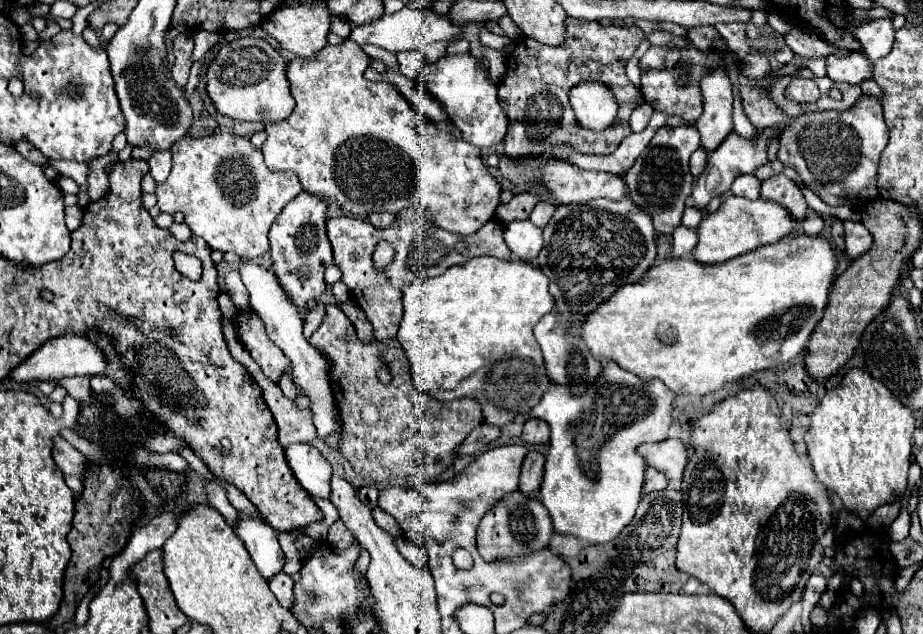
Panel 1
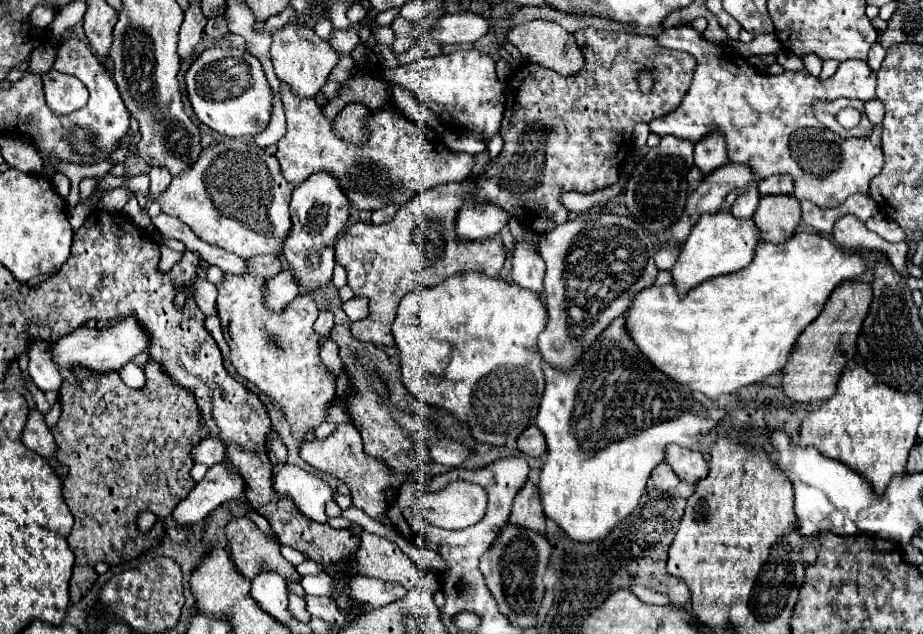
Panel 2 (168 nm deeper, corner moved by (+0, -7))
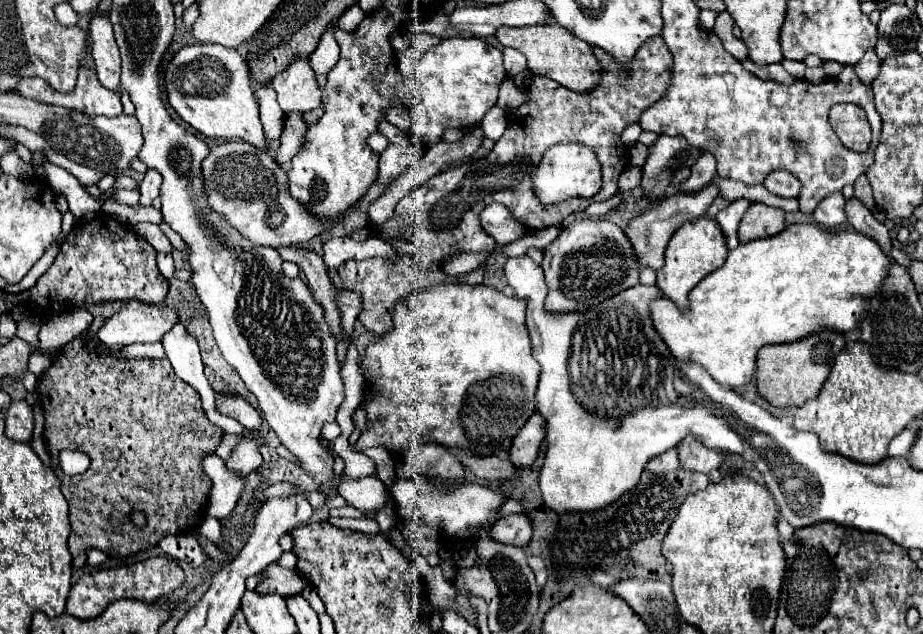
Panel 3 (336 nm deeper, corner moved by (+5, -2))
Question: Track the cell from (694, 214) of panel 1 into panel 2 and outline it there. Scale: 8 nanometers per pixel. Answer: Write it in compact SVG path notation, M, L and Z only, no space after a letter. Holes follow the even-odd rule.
M660 249L656 255L654 255L654 261L656 261L656 267L658 269L672 269L672 265L676 263L680 251L678 249Z

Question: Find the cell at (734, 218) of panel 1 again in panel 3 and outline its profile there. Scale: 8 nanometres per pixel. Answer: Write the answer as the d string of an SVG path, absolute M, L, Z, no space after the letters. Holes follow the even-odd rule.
M699 218L695 222L687 222L683 224L675 236L669 240L669 246L665 250L665 266L657 272L657 286L661 288L661 292L675 302L677 308L687 308L689 306L689 298L687 294L711 272L715 272L717 268L723 266L725 258L727 258L727 246L725 246L725 238L721 234L721 228L715 220L709 218Z

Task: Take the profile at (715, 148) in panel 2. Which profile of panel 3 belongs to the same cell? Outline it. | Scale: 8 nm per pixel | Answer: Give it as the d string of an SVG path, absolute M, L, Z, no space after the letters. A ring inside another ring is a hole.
M703 152L699 156L699 160L691 166L691 176L679 186L679 192L685 192L685 194L699 192L699 190L703 190L705 186L711 184L715 174L717 174L717 160L715 160L715 156Z

